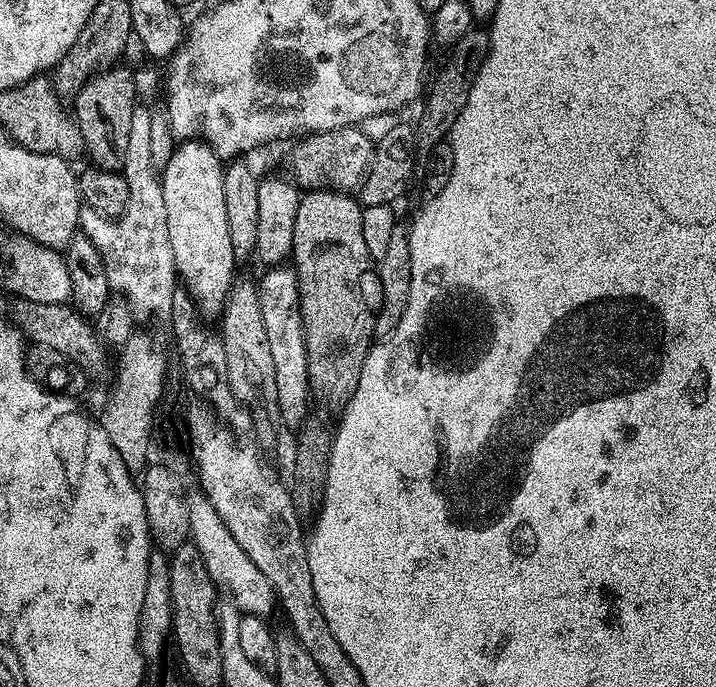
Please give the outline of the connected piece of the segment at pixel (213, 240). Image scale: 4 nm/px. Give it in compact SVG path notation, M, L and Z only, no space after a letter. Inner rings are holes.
M193 138L177 143L169 164L163 168L160 176L162 199L166 201L166 226L170 229L170 250L174 250L174 266L179 283L187 288L197 311L205 317L213 318L223 313L224 304L228 301L228 292L238 276L238 261L234 254L234 246L230 246L226 201L222 195L224 170L225 165L216 155L216 151L204 143L203 139Z

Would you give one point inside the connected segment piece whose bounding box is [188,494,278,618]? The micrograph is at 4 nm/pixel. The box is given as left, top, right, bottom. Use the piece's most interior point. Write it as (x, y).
(225, 561)

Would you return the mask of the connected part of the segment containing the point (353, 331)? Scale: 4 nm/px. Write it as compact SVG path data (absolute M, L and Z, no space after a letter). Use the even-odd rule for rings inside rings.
M317 188L303 193L298 202L298 218L294 218L294 246L290 257L291 267L296 273L298 290L300 291L300 317L304 323L304 337L306 338L306 358L308 359L308 390L313 401L316 400L328 412L343 413L352 401L354 390L358 386L358 378L362 374L364 360L368 356L368 350L373 343L376 312L380 308L380 286L377 276L377 265L372 259L370 250L366 250L366 241L362 239L362 208L355 199L352 200L347 191L333 190L331 188Z

